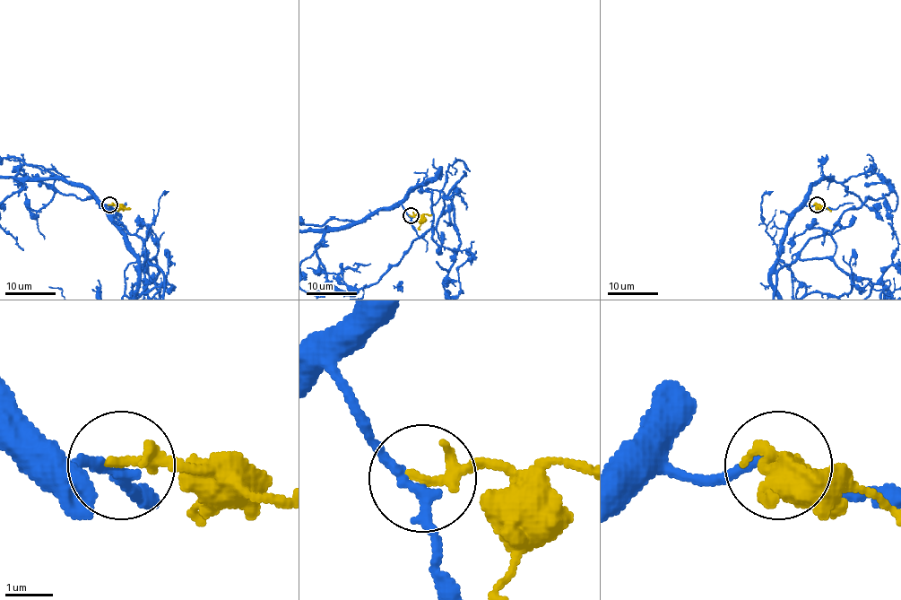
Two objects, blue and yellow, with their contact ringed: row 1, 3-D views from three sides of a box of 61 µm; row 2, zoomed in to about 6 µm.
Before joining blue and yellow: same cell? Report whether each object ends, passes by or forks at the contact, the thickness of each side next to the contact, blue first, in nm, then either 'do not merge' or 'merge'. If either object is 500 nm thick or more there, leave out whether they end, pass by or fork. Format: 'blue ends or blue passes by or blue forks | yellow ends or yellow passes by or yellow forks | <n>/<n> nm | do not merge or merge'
blue passes by | yellow passes by | 200/200 nm | merge

